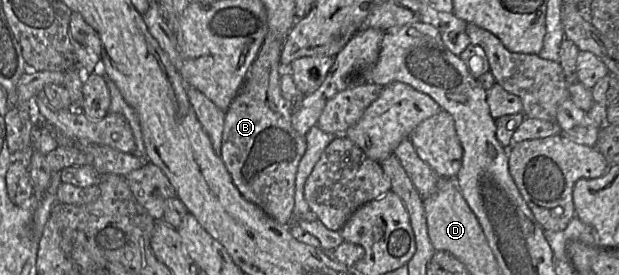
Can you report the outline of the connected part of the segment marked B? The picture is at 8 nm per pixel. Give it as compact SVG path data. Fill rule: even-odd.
M268 35L248 71L246 81L226 111L222 136L221 158L242 196L260 207L280 224L289 224L293 217L295 178L301 158L306 151L304 135L295 130L291 117L293 108L284 99L280 88L280 75L283 71L281 52L283 40Z

